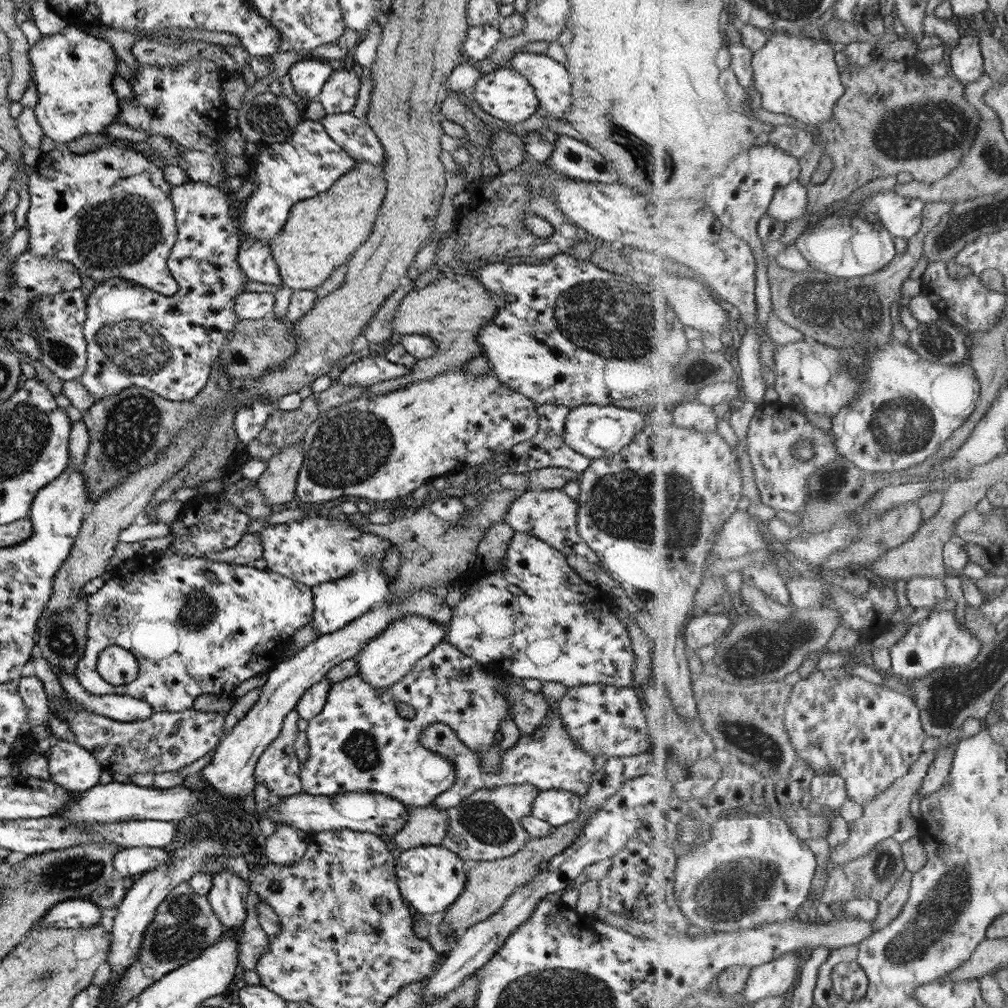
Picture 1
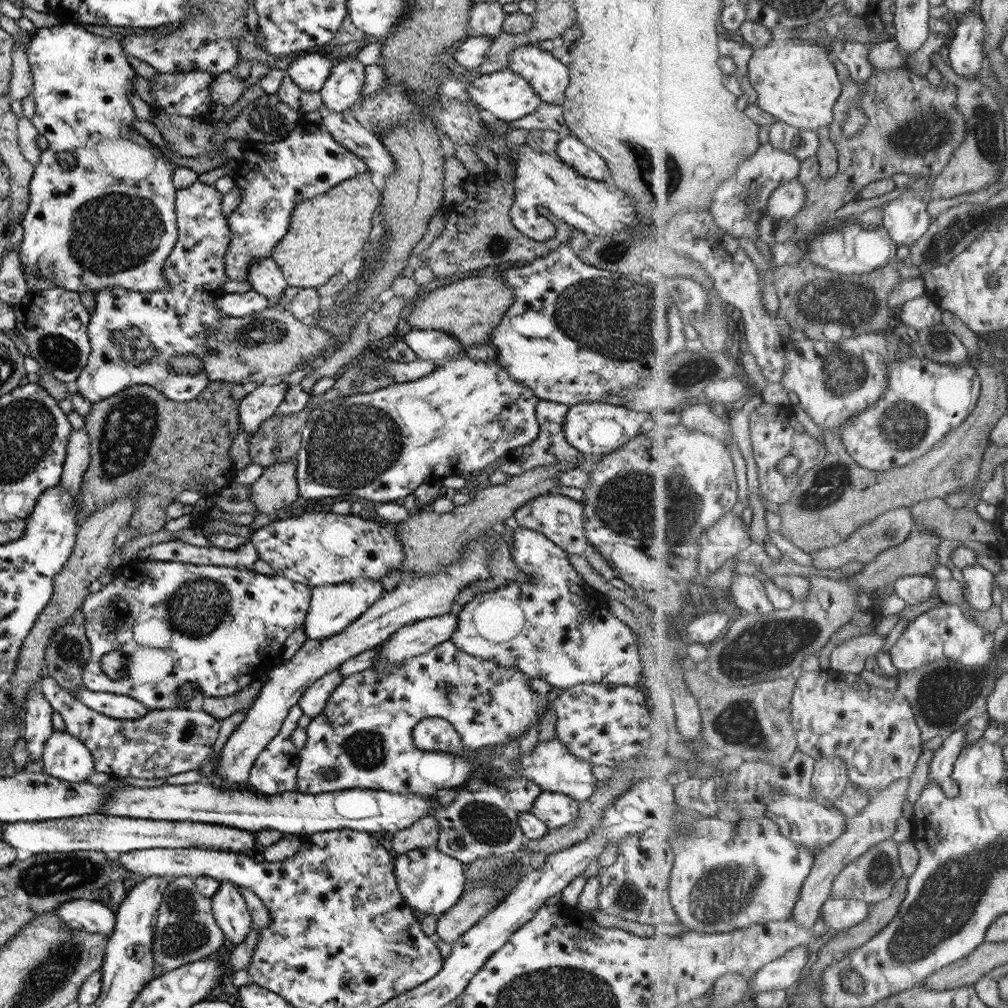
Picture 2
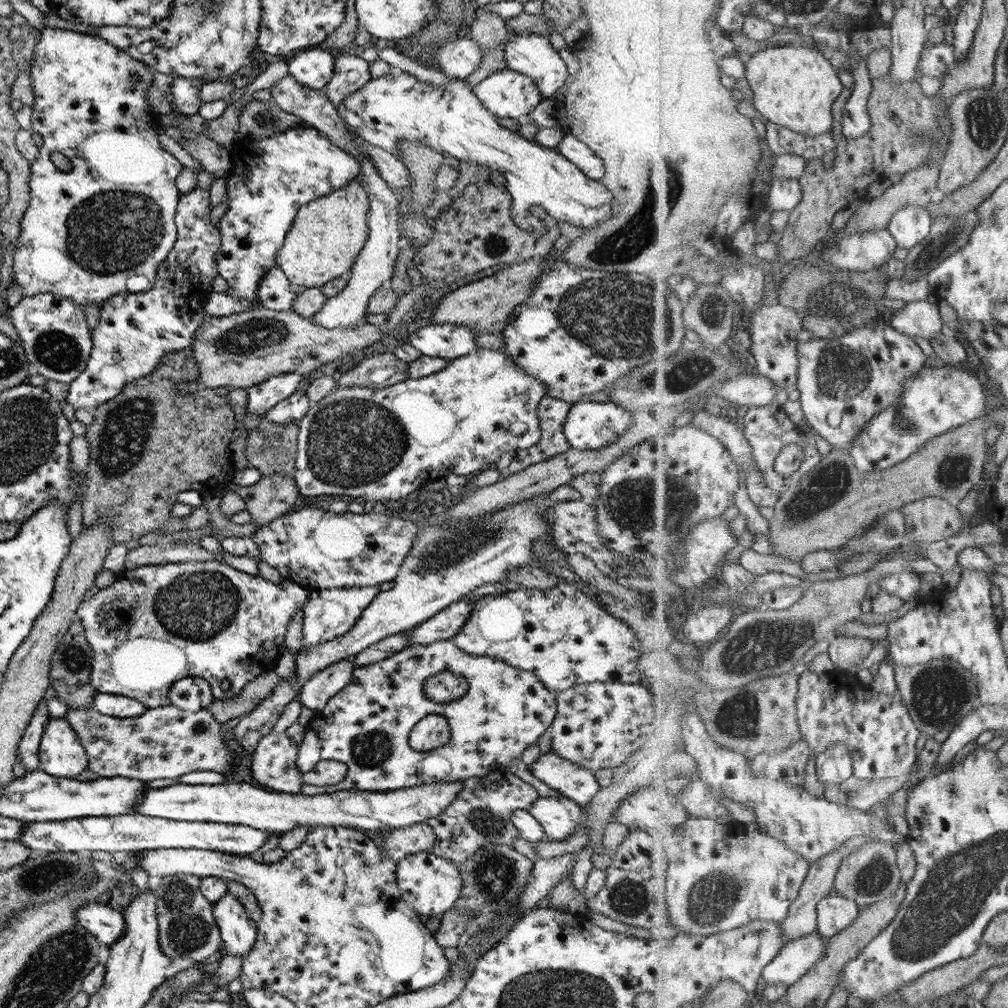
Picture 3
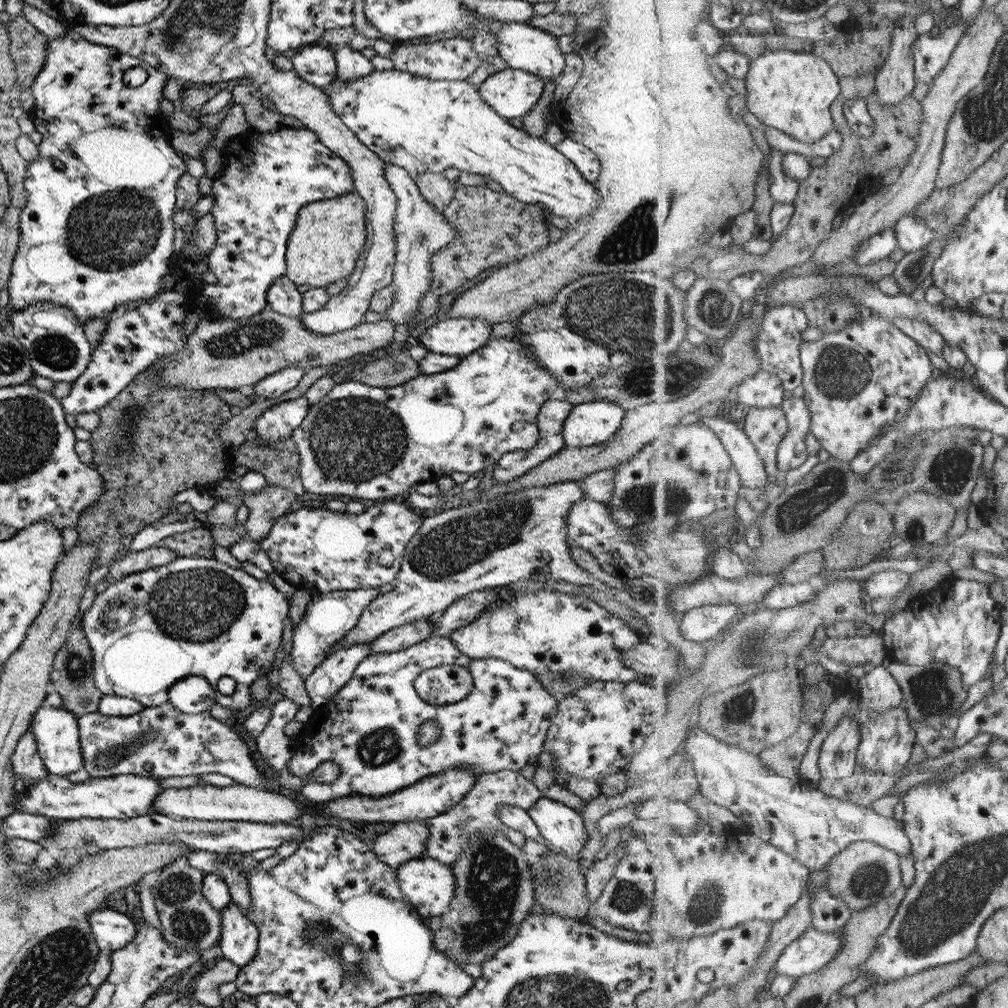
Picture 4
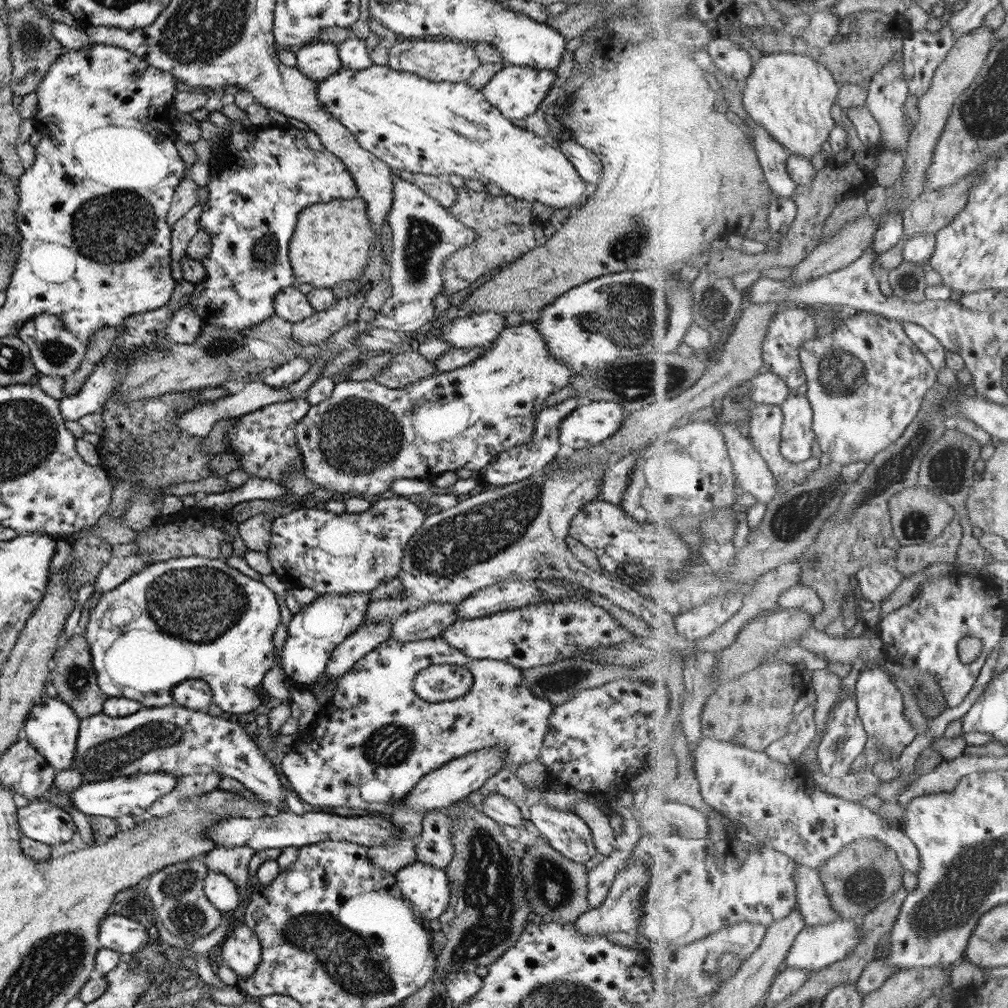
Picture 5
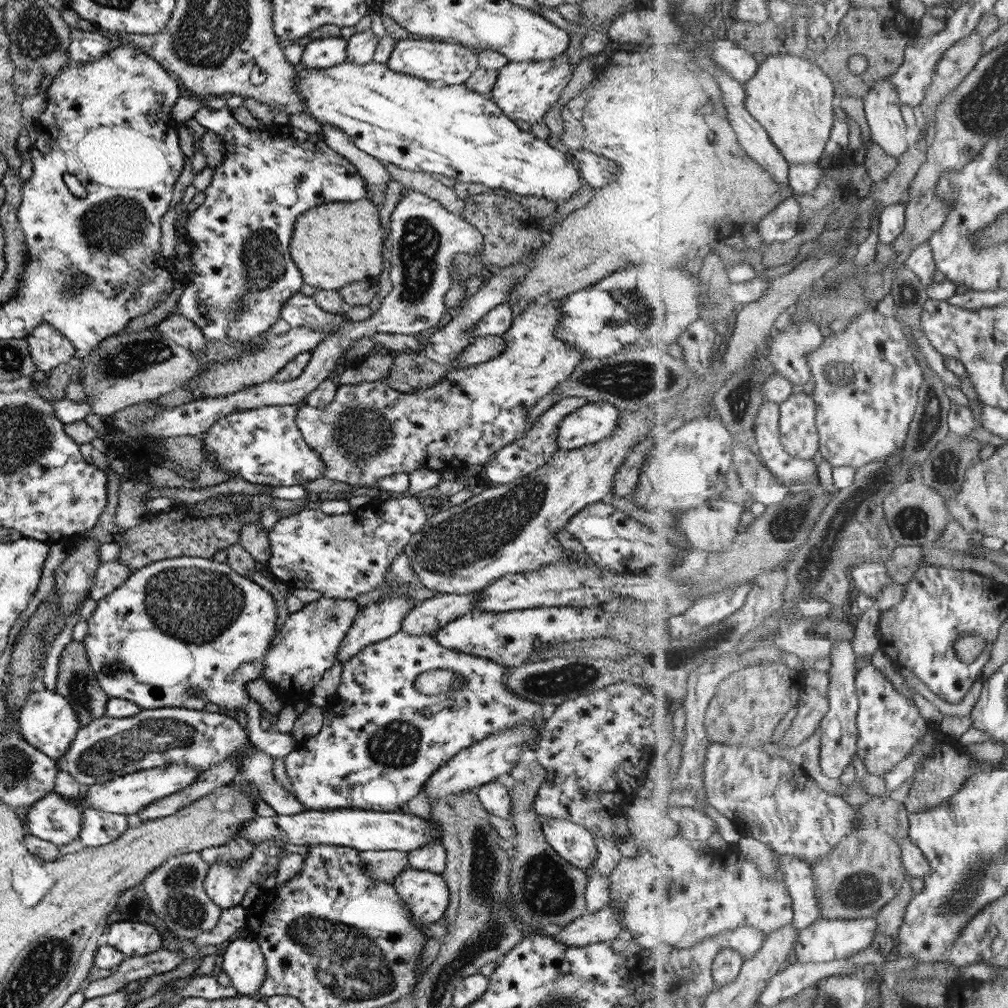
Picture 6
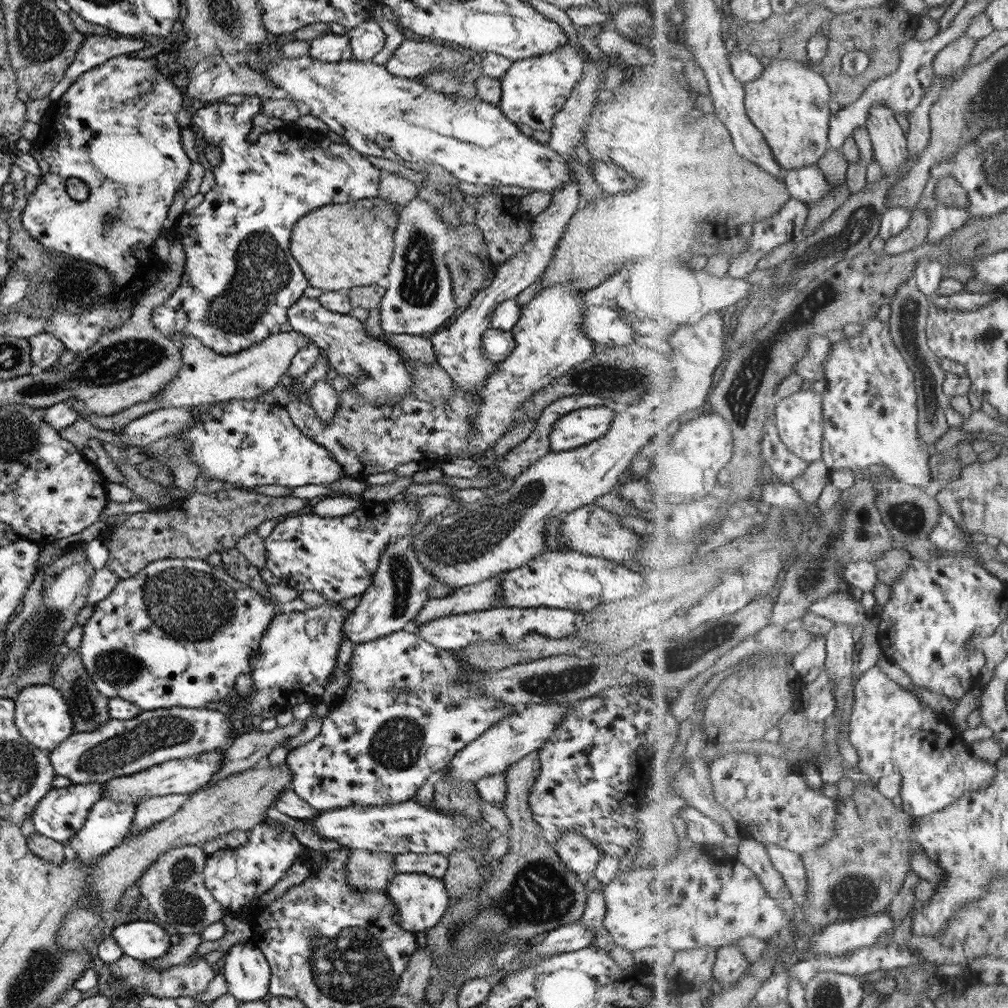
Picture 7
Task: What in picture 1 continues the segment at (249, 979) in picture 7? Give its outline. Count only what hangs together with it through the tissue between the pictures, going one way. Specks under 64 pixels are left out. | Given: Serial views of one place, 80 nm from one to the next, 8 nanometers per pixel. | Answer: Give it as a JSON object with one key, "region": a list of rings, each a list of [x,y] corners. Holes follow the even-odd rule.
{"region":[[[227,869],[211,874],[211,890],[206,898],[224,930],[241,930],[251,895],[247,883],[239,875]]]}

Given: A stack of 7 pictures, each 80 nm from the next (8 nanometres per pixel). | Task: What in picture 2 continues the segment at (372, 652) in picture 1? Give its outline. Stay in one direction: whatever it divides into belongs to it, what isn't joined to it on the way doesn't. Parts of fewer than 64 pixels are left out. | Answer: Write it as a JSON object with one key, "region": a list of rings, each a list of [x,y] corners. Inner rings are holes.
{"region":[[[454,606],[447,614],[404,624],[376,646],[378,657],[370,668],[378,674],[394,673],[402,664],[402,658],[413,658],[450,640],[458,610],[459,606]]]}

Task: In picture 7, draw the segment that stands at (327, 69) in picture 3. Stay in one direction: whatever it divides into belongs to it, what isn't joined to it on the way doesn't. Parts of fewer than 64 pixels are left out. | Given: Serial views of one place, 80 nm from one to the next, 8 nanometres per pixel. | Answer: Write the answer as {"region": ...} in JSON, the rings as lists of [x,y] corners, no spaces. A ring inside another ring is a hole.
{"region":[[[332,32],[310,40],[307,55],[312,60],[327,63],[339,62],[352,58],[347,36],[337,35]]]}

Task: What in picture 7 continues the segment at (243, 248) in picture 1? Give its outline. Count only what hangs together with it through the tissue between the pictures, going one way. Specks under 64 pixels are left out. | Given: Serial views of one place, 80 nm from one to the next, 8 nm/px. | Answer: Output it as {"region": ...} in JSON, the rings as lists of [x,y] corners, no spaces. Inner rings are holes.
{"region":[[[303,295],[287,309],[286,317],[291,330],[305,335],[310,342],[325,351],[328,363],[337,374],[353,382],[349,387],[360,394],[361,403],[367,403],[369,408],[379,408],[379,405],[391,408],[399,399],[411,398],[412,378],[410,370],[404,365],[402,353],[384,340],[368,337],[364,325],[357,319],[347,314],[329,312],[316,299]]]}

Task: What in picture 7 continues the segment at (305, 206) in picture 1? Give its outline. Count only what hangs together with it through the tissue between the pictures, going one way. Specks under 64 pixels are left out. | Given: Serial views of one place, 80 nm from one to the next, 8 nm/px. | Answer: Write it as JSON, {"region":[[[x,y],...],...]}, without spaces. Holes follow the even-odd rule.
{"region":[[[377,192],[375,197],[325,205],[299,218],[292,226],[288,247],[308,286],[346,291],[356,286],[376,285],[387,274],[392,234],[403,205],[383,200]]]}

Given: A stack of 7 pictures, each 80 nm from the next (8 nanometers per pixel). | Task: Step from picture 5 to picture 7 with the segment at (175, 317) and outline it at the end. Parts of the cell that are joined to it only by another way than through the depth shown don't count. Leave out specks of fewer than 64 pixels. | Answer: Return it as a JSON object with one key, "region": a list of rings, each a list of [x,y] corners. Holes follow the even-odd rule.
{"region":[[[279,331],[245,350],[221,356],[205,347],[194,336],[183,333],[178,336],[178,340],[182,342],[182,347],[179,348],[182,365],[176,375],[150,399],[156,400],[157,410],[189,408],[193,405],[209,405],[219,401],[251,399],[260,402],[260,398],[267,391],[280,384],[281,376],[286,374],[294,354],[310,343],[310,340],[300,332]]]}

